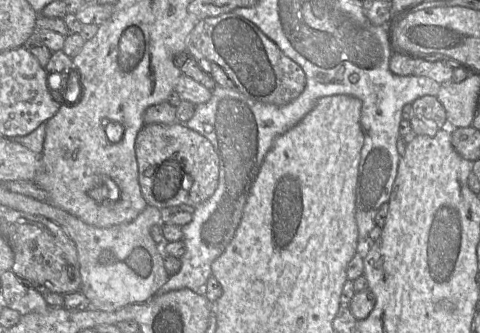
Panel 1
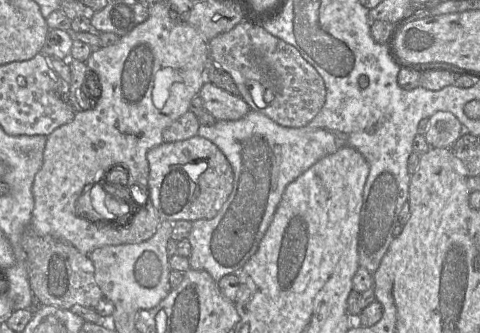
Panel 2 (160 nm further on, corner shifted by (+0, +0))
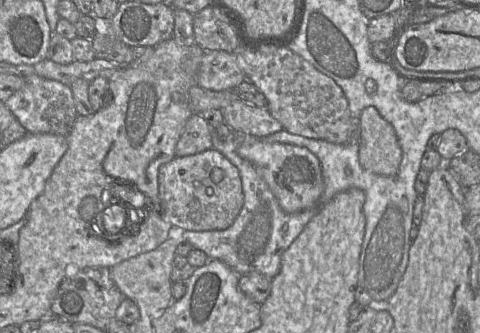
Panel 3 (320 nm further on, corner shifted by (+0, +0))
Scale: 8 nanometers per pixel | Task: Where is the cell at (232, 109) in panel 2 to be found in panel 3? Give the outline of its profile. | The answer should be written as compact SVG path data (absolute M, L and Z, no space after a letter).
M236 99L223 107L221 113L225 124L235 133L266 137L284 129L268 109L248 104L241 99Z

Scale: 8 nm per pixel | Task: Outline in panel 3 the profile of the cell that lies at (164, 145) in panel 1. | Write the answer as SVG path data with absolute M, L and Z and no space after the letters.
M212 148L198 154L174 157L159 168L159 212L179 231L225 230L239 215L244 194L239 170Z

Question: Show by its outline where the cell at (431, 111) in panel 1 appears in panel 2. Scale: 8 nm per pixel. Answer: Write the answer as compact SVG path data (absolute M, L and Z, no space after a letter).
M438 111L428 118L429 127L424 137L430 147L452 148L462 135L462 125L448 111Z

